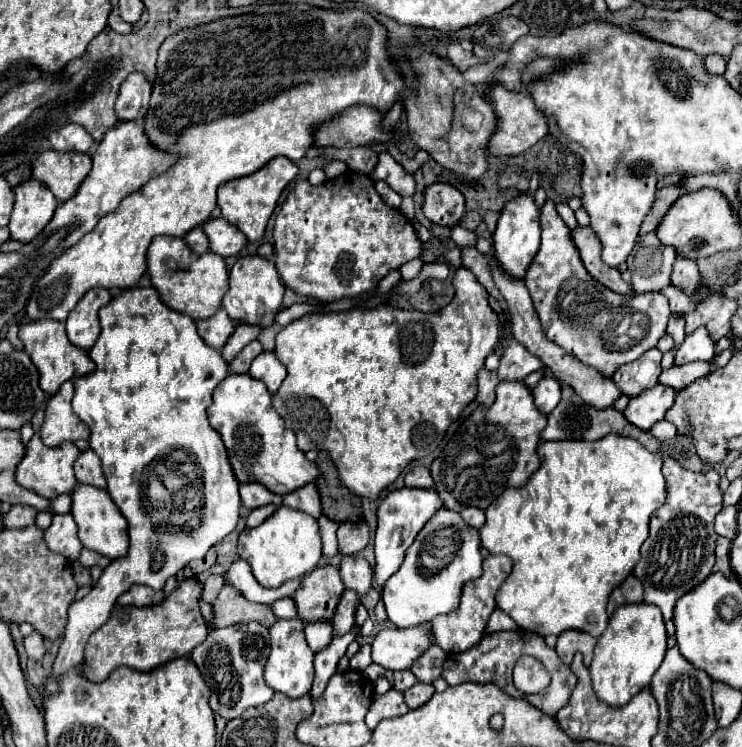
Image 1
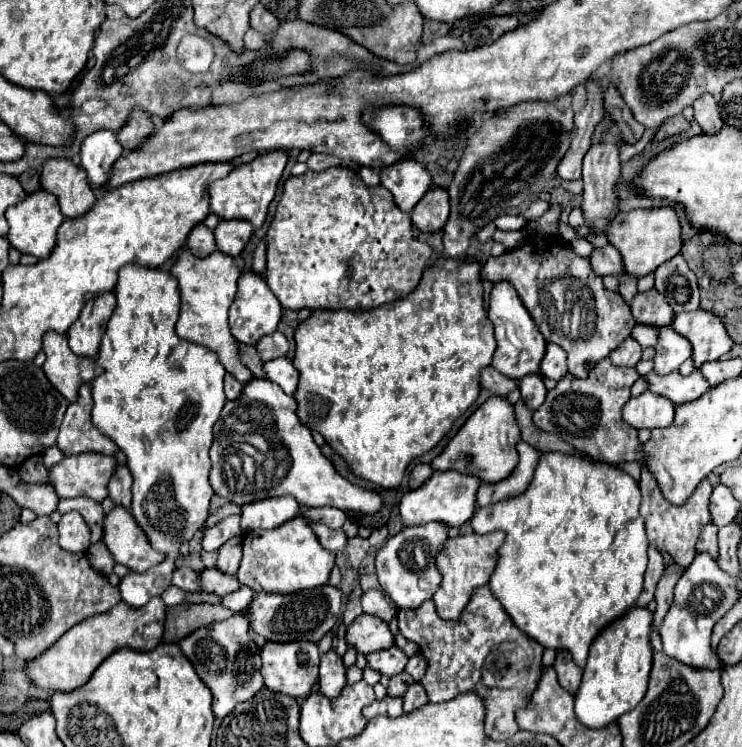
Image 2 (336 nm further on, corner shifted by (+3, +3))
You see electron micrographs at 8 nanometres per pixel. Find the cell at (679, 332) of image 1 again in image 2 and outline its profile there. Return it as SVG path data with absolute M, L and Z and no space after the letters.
M635 325L635 327L633 327L633 339L635 339L637 343L641 343L643 347L651 347L651 345L655 345L655 343L659 341L659 331L661 331L661 329L657 329L657 327L649 329L649 327L645 327L645 325Z

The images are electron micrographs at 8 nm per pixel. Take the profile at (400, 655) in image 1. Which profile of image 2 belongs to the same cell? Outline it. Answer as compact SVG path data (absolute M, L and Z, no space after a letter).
M359 615L351 627L347 629L347 643L355 645L359 653L369 655L375 651L389 649L393 641L393 633L383 619L371 615Z

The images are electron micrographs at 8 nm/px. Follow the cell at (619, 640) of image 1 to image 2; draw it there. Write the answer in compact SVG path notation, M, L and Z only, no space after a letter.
M633 607L625 615L603 627L599 637L595 637L589 649L587 665L583 669L581 687L575 695L575 715L583 725L591 729L605 727L631 711L643 699L653 661L649 635L651 611Z

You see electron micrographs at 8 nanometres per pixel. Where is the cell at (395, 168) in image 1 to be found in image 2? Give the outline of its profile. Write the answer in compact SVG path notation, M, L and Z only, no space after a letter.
M407 157L381 171L381 185L393 193L399 209L409 213L431 187L431 175L417 159Z

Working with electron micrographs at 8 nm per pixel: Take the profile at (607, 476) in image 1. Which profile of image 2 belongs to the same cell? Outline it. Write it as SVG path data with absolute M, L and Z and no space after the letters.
M545 451L539 457L539 463L535 467L535 475L529 483L529 487L525 489L525 493L517 495L517 497L509 497L503 499L487 509L479 509L475 511L473 519L471 519L471 527L477 534L486 534L492 531L505 531L505 545L501 545L499 549L499 561L497 561L497 569L489 581L489 587L493 591L493 595L499 599L499 603L503 605L503 609L507 611L507 615L513 619L513 623L527 633L531 639L535 639L537 643L541 643L543 647L551 647L551 649L569 649L569 653L573 653L573 659L579 667L585 665L587 661L587 653L589 653L589 645L593 643L595 635L611 621L615 621L617 617L621 617L627 609L631 609L643 589L643 575L645 575L645 565L647 565L647 537L645 537L645 525L643 519L639 515L639 505L641 505L641 491L639 491L639 483L627 475L625 471L621 471L617 465L605 463L601 459L591 459L589 455L571 455L571 453L559 453L559 451Z

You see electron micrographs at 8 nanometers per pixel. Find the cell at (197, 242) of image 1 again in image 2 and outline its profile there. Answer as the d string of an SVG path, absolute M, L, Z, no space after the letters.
M203 223L195 225L187 237L187 249L195 255L195 257L207 257L209 253L217 251L215 247L215 237L213 231L207 229Z

